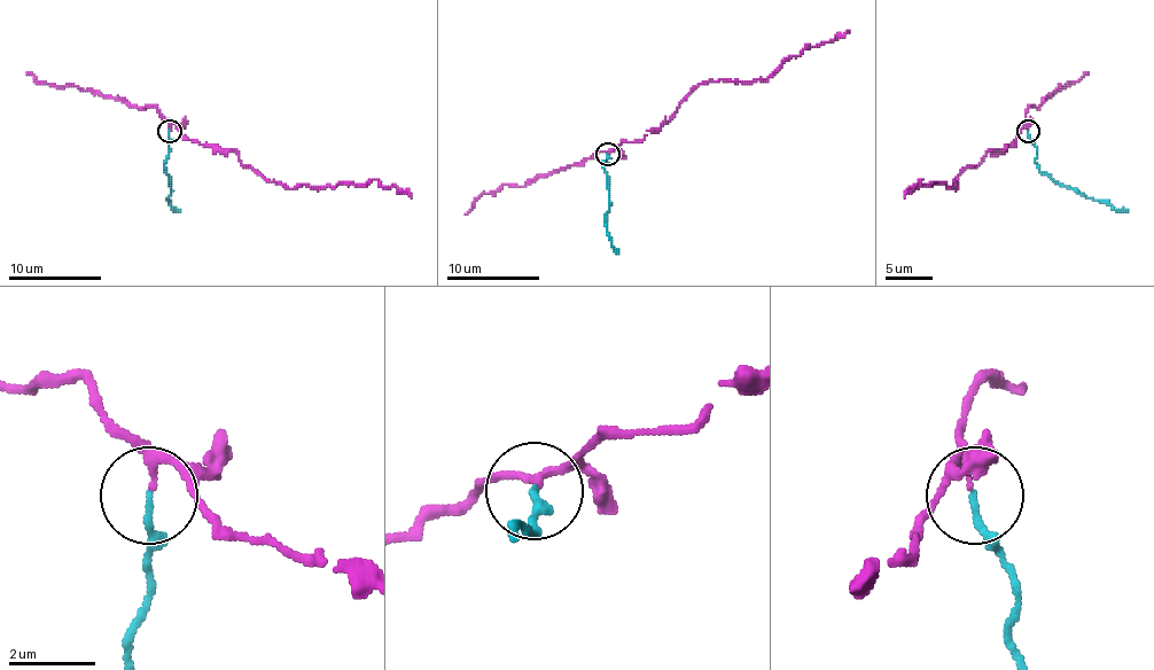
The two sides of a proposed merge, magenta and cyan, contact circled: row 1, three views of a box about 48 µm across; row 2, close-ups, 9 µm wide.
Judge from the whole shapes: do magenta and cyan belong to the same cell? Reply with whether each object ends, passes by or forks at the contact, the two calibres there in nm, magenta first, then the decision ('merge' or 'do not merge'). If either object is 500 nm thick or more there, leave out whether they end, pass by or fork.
magenta passes by; cyan ends; calibres 120 and 140 nm; merge

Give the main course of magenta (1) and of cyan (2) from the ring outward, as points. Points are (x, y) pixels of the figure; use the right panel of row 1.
1: (1028, 130), (1026, 123), (1013, 145), (990, 149), (969, 165), (956, 188), (920, 179), (904, 197)
2: (1028, 130), (1037, 149), (1035, 163), (1039, 170), (1093, 200), (1109, 202), (1128, 211)

